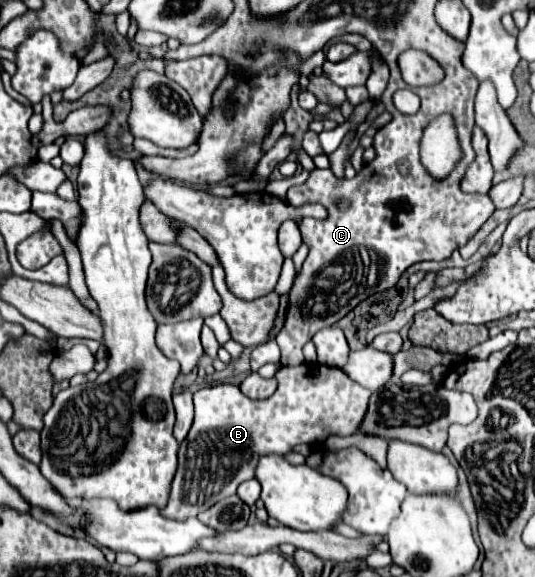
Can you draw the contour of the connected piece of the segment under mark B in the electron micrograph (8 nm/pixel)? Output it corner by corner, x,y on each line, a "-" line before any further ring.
320,363
282,367
276,373
276,379
278,389
268,399
250,399
232,383
204,387
194,393
196,403
194,425
180,445
178,471
174,475
168,505
162,509
162,515
166,515
168,519
188,519
190,515
196,517
200,511
206,511
214,503
234,495
236,487
242,481
254,477
256,463
262,455
268,453
286,455
288,451
292,451
294,445
300,443
318,445
322,443
322,439
330,435
352,435
358,429
358,423
362,423
362,415
366,415
366,407
372,395
372,391
366,391
366,387
354,383
342,369
326,367

